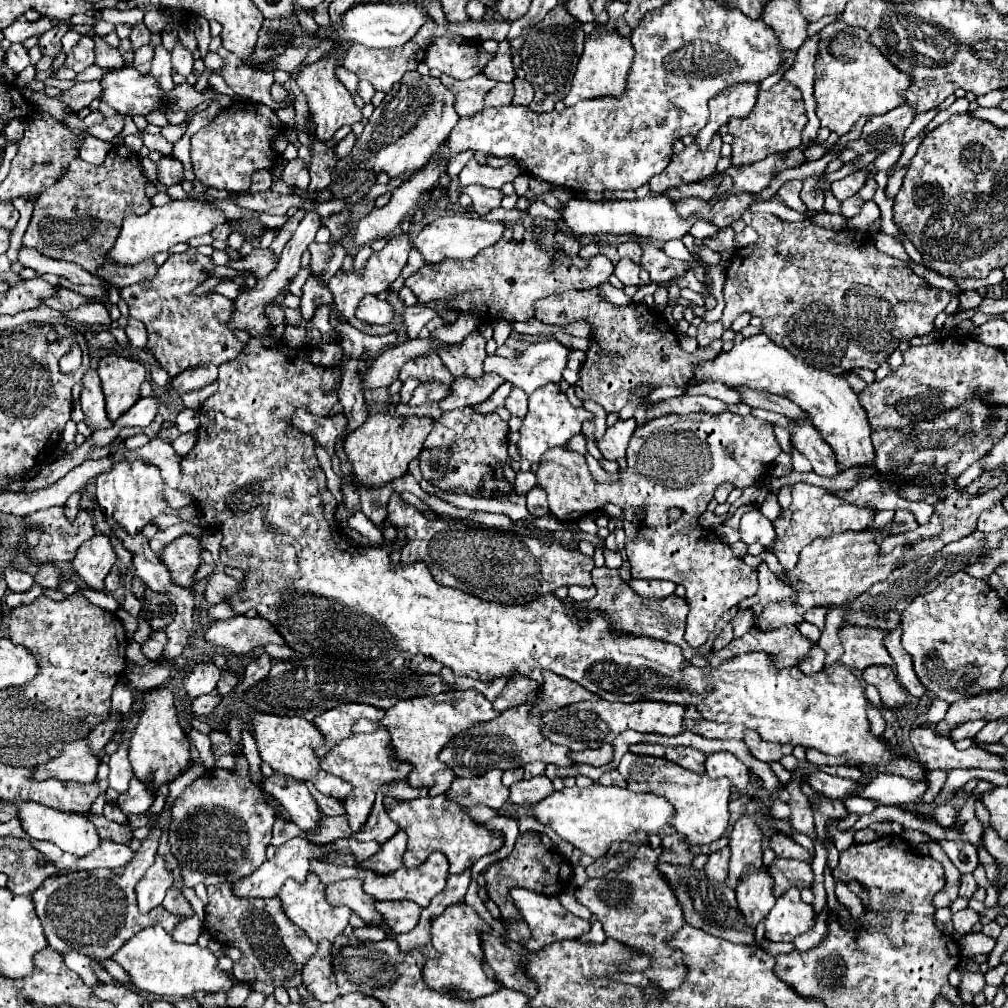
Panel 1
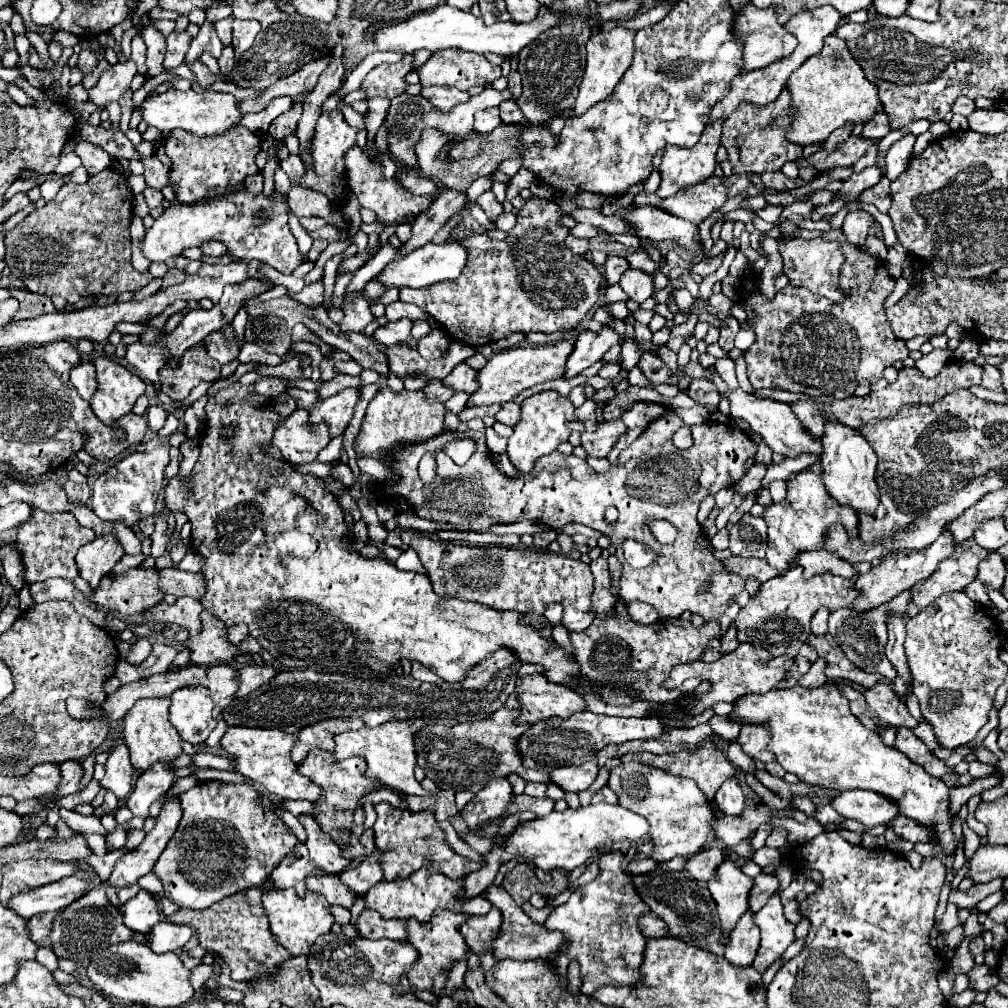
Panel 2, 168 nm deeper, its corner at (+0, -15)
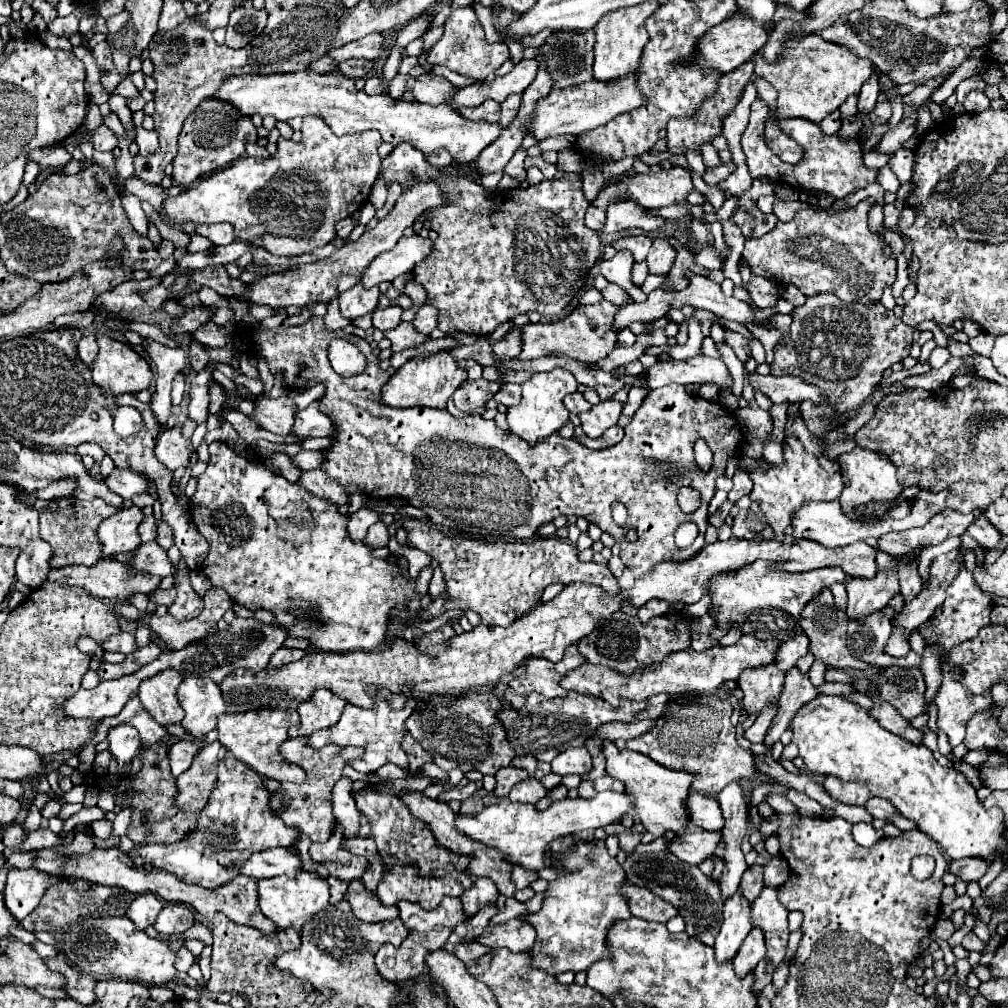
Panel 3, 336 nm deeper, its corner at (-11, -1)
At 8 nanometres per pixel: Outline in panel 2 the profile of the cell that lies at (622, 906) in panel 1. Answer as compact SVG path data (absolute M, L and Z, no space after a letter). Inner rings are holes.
M609 852L599 856L599 876L577 888L571 898L553 908L545 926L563 932L563 946L553 956L545 958L555 962L557 956L565 954L569 960L577 960L581 968L581 994L593 994L603 984L633 986L639 980L639 966L645 950L645 936L639 932L637 920L647 912L647 904L635 892L627 870L623 870L623 856Z

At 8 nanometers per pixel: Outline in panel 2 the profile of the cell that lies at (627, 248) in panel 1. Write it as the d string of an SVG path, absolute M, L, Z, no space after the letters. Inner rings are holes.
M609 256L603 268L605 268L605 270L603 270L603 274L605 274L605 286L613 286L613 284L619 282L621 274L629 268L629 264L627 264L627 260L621 258L621 256Z

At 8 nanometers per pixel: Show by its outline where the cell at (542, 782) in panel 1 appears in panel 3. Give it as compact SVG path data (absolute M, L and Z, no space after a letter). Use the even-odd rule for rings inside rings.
M526 778L522 782L518 782L512 790L510 790L510 800L518 800L518 802L538 802L548 794L548 790L542 786L542 782L538 782L536 778Z

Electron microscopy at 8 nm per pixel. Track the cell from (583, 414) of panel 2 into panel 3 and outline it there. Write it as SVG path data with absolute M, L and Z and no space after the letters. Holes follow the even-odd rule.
M574 392L574 394L566 396L566 398L564 398L564 404L566 404L566 408L568 408L570 412L574 412L574 414L588 412L590 406L592 406L590 402L586 402L586 398L584 398L580 392Z

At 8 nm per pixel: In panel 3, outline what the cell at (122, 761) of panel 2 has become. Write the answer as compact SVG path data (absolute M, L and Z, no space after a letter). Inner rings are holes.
M130 724L114 726L108 732L106 742L110 744L108 750L114 754L120 772L124 772L124 766L128 766L132 762L132 758L138 754L138 748L140 748L138 730L134 726L130 726Z

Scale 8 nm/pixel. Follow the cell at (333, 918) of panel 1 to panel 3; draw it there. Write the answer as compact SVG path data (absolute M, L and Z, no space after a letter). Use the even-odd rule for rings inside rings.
M302 872L298 874L298 878L286 878L286 876L266 878L258 882L258 894L260 894L262 914L274 920L282 930L294 928L298 930L298 934L302 934L302 926L310 922L314 914L326 910L326 906L330 904L328 882L318 872Z

